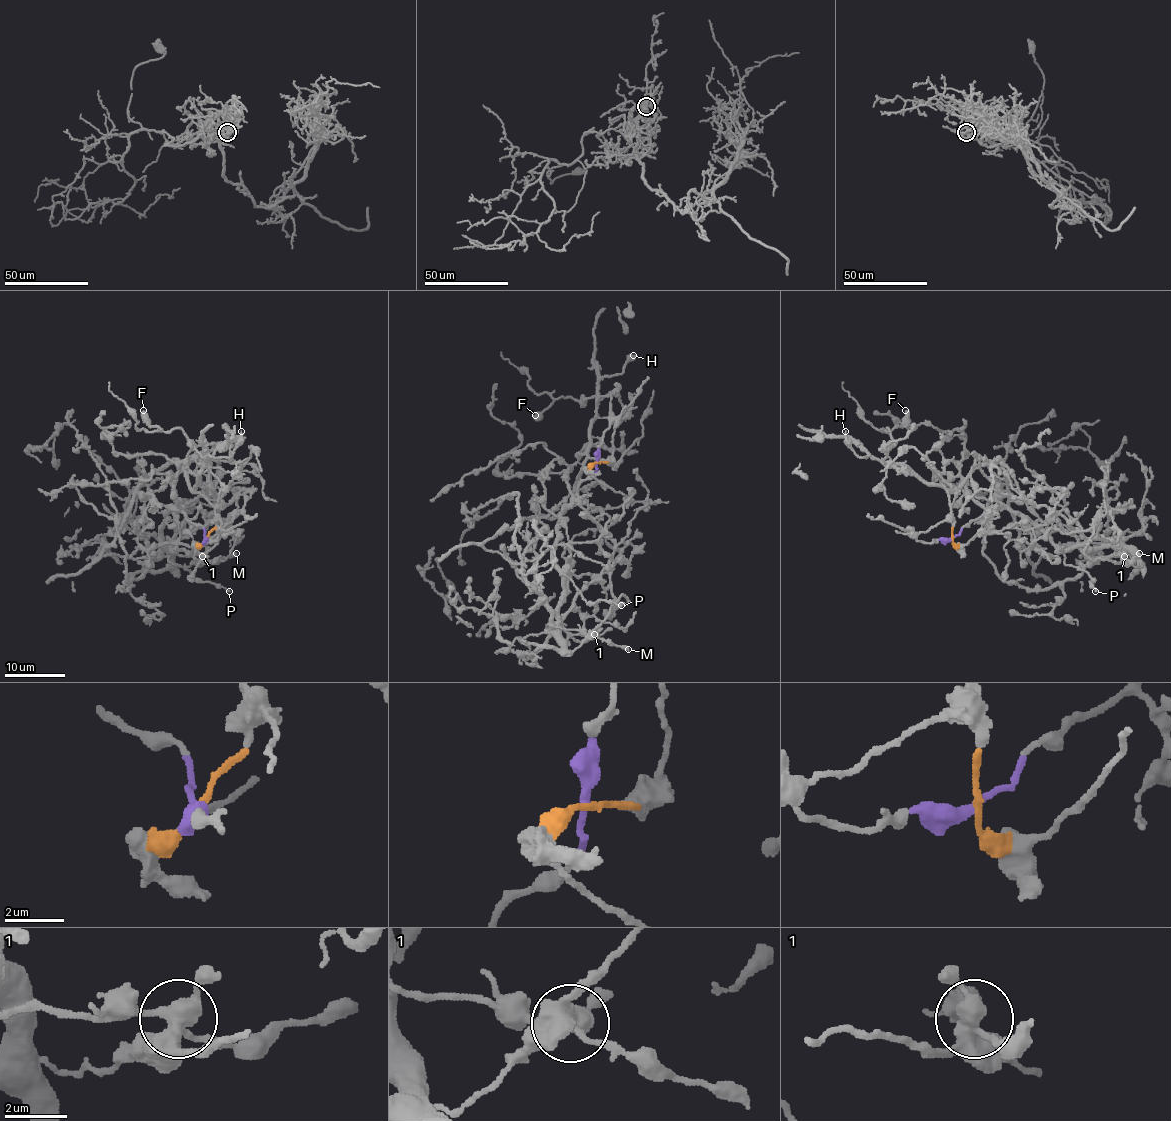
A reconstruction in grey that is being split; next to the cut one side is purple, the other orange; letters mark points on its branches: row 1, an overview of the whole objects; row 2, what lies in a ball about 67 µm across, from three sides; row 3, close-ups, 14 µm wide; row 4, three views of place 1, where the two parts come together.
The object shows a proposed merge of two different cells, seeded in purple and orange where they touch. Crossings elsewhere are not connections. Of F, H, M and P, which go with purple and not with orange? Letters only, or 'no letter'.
M, P

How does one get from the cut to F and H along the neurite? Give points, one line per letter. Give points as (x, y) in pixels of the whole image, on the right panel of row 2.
F: (952, 538), (946, 491), (883, 460), (891, 438), (886, 431), (903, 423), (906, 410)
H: (952, 538), (948, 493), (924, 484), (906, 467), (861, 457), (846, 431)

